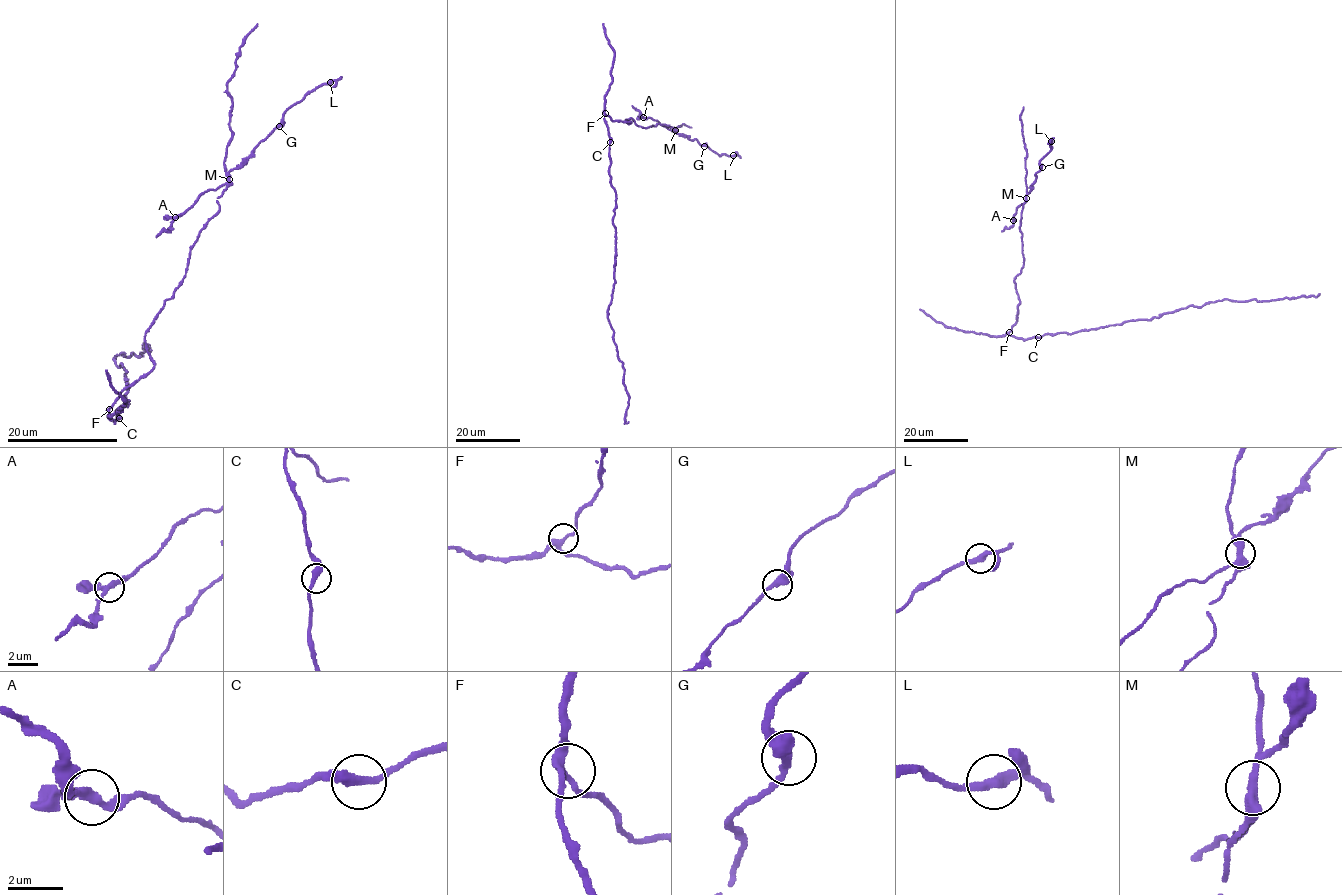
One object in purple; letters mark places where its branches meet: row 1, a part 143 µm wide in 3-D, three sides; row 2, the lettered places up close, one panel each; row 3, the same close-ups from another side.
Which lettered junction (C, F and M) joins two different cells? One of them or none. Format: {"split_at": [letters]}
{"split_at": ["M"]}

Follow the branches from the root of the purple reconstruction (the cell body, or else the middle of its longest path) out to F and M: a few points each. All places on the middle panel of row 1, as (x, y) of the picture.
F: (610, 141), (605, 113)
M: (610, 141), (604, 113), (613, 121), (630, 123), (626, 120), (631, 118), (641, 127), (664, 124), (675, 130)

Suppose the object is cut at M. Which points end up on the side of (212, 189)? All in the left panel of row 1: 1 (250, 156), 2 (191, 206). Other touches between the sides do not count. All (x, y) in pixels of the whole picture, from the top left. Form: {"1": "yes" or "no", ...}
{"1": "yes", "2": "yes"}

